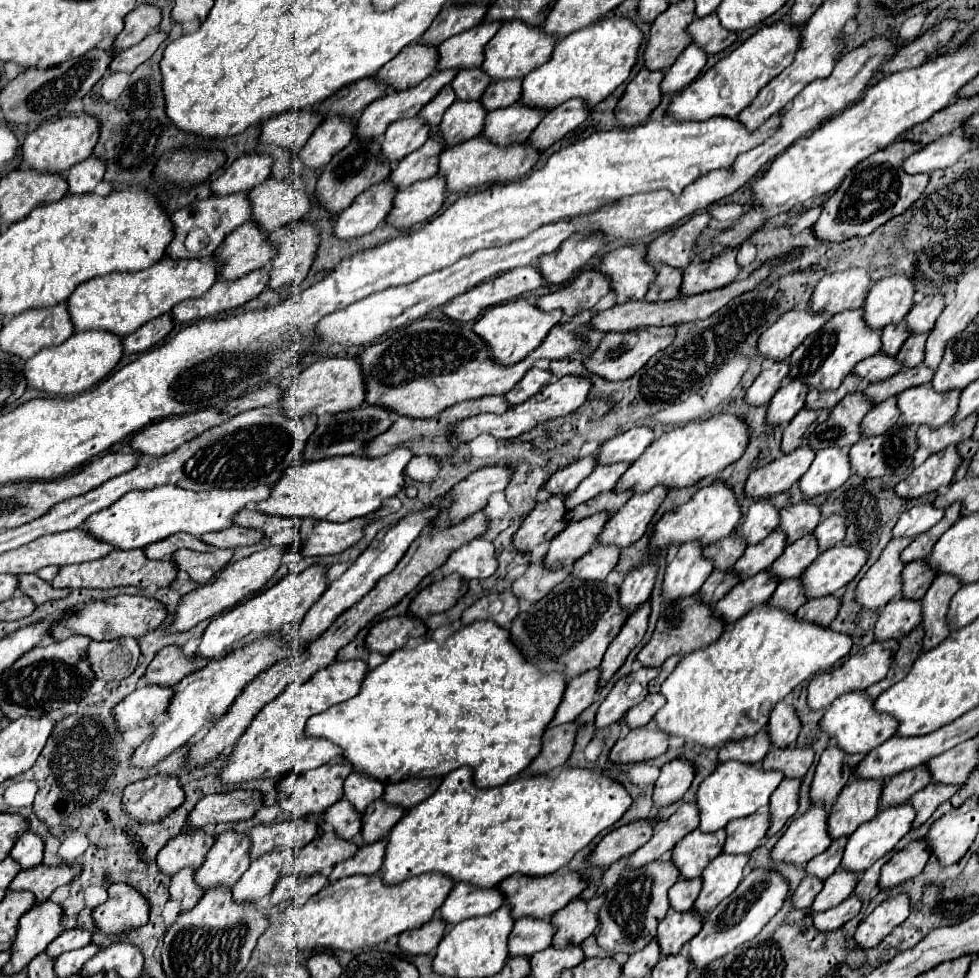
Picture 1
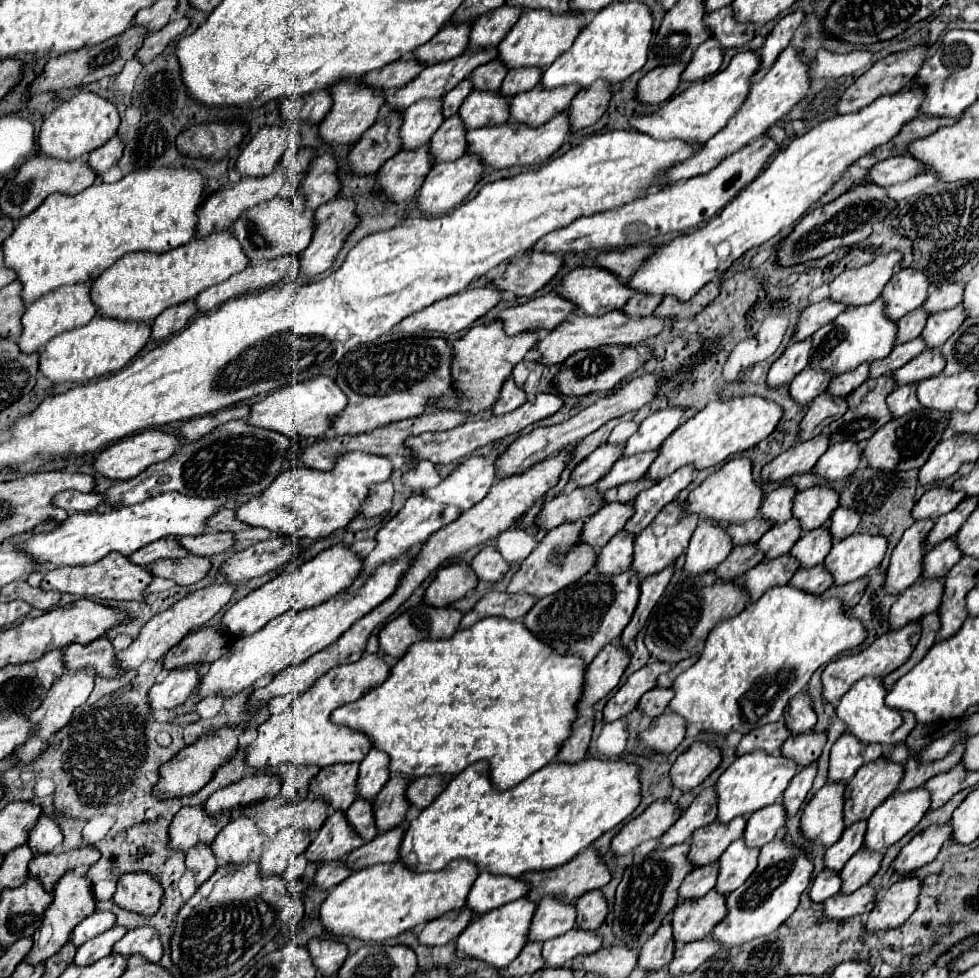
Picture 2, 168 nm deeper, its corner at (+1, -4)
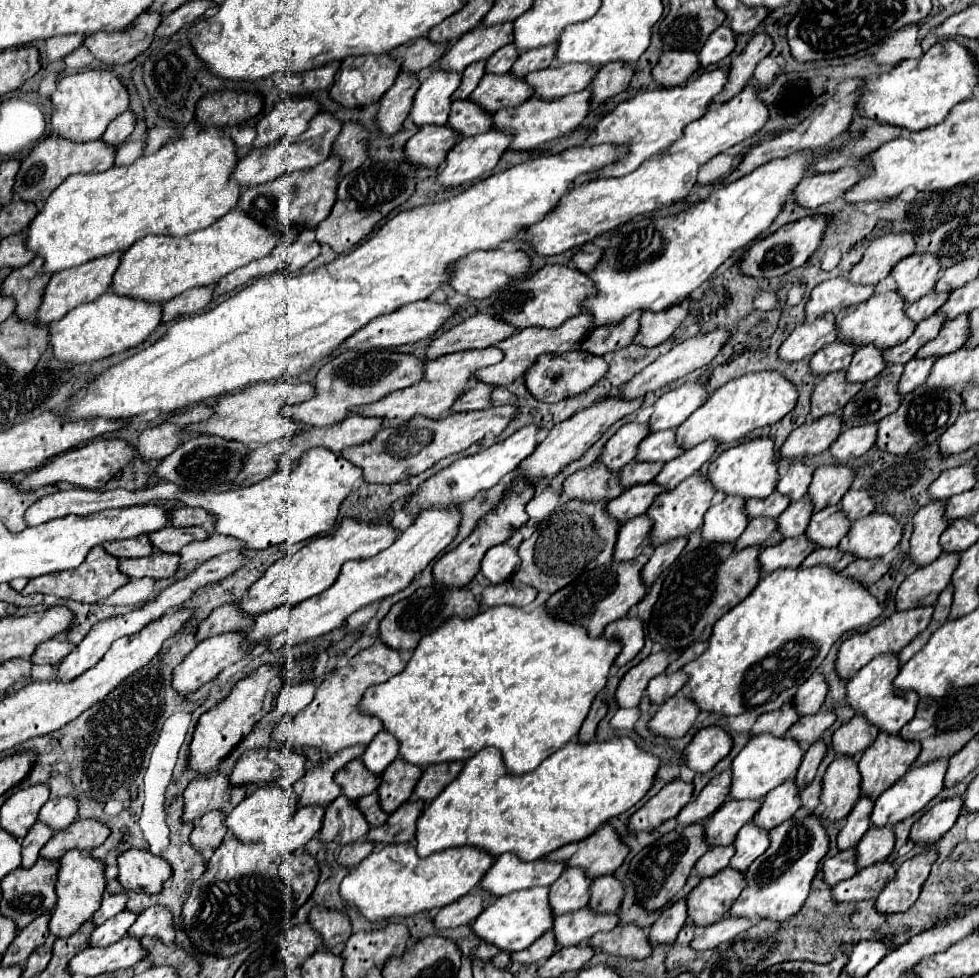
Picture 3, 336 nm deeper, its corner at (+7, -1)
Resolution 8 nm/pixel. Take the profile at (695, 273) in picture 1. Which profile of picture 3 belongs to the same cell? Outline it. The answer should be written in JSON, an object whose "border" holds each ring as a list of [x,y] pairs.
{"border":[[[684,299],[676,307],[660,311],[658,315],[650,315],[650,311],[648,313],[644,311],[640,317],[640,329],[638,329],[638,335],[642,335],[640,345],[656,347],[664,343],[678,329],[678,325],[686,319],[688,309],[690,309],[690,299]]]}

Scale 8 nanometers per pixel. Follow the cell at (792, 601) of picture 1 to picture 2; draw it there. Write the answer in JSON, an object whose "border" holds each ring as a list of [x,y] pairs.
{"border":[[[814,566],[810,570],[798,570],[788,582],[788,586],[812,596],[820,596],[824,590],[830,588],[830,584],[832,584],[832,576],[826,570],[822,570],[822,566]]]}

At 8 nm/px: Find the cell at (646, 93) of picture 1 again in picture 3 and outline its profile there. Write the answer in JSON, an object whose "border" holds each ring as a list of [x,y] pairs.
{"border":[[[666,51],[656,63],[652,75],[664,87],[684,85],[686,79],[698,71],[698,55],[694,51]]]}

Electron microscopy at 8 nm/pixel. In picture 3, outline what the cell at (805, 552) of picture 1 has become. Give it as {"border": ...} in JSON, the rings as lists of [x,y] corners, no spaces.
{"border":[[[832,505],[832,507],[826,507],[812,515],[806,535],[810,535],[810,539],[814,539],[814,543],[818,543],[818,547],[820,545],[838,547],[838,543],[850,531],[850,527],[852,527],[852,523],[842,513],[840,505]]]}

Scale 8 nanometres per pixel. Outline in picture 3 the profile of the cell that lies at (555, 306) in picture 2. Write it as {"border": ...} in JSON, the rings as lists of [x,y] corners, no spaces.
{"border":[[[474,315],[464,319],[460,325],[450,327],[440,337],[432,339],[424,349],[422,359],[432,361],[448,353],[468,351],[468,349],[484,349],[506,337],[510,337],[516,329],[502,323],[500,319],[492,319],[492,315]]]}

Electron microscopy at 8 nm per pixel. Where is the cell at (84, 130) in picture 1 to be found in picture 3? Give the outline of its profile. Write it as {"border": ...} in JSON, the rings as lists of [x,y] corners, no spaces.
{"border":[[[86,69],[74,75],[68,75],[58,81],[58,89],[52,95],[54,113],[52,113],[52,133],[62,135],[74,141],[100,139],[108,123],[124,113],[130,103],[128,89],[110,69]]]}

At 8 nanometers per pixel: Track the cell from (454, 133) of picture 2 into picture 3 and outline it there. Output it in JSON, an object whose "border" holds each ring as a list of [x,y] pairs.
{"border":[[[462,99],[462,101],[452,103],[448,127],[452,127],[454,131],[460,131],[462,137],[470,137],[470,135],[490,131],[492,129],[490,117],[492,115],[488,111],[484,111],[478,103],[474,103],[470,99]]]}

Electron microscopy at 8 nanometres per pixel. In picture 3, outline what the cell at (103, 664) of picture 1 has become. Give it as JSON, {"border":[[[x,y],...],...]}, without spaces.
{"border":[[[50,639],[50,641],[44,641],[36,647],[34,655],[30,657],[30,661],[34,665],[54,665],[58,661],[62,661],[70,651],[74,649],[72,643],[68,641],[62,641],[62,639]]]}

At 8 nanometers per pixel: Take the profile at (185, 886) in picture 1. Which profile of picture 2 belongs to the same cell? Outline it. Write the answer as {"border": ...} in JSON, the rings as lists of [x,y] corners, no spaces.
{"border":[[[194,846],[194,850],[188,850],[186,868],[194,874],[196,886],[202,886],[218,868],[216,858],[212,858],[210,846]]]}

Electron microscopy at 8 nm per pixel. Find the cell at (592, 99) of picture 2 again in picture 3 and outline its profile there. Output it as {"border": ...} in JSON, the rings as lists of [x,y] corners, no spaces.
{"border":[[[608,63],[598,71],[590,89],[592,89],[592,103],[602,103],[608,97],[624,91],[634,75],[634,65],[630,63]]]}

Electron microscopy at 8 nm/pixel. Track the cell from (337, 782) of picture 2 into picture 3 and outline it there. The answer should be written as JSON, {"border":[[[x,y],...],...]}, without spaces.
{"border":[[[358,759],[358,761],[350,761],[346,767],[342,767],[334,779],[338,781],[338,785],[342,787],[342,793],[350,799],[360,799],[368,793],[374,793],[380,785],[380,775],[374,775],[366,769],[366,765]]]}

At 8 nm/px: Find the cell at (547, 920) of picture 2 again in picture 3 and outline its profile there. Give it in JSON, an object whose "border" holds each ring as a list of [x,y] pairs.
{"border":[[[568,867],[550,887],[550,905],[554,907],[554,915],[586,907],[590,901],[590,883],[592,879],[584,869]]]}

